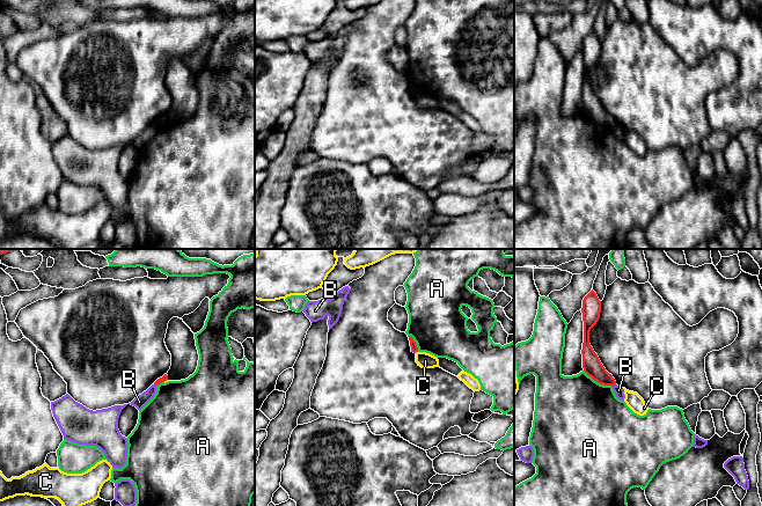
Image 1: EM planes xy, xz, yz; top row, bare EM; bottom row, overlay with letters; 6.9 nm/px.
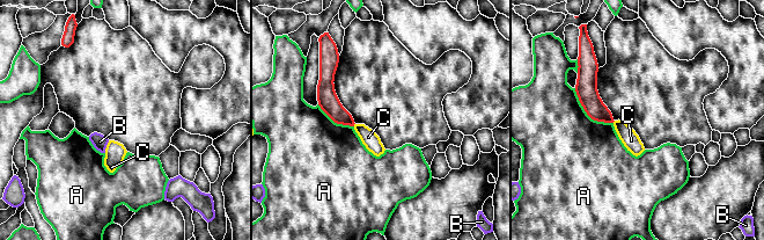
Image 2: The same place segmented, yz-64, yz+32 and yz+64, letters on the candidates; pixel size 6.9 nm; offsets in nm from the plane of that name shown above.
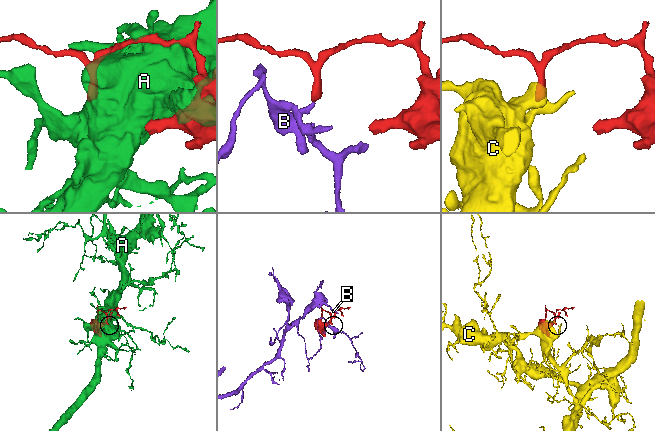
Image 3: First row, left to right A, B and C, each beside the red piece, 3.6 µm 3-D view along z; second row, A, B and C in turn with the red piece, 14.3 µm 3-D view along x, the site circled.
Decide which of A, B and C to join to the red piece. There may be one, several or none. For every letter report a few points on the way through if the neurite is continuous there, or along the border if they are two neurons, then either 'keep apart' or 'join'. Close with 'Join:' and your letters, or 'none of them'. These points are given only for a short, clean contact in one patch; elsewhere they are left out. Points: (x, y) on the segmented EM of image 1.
A: keep apart
B: border along yz (616, 384), (613, 387); keep apart
C: border along xy (167, 379), (163, 381); keep apart
Join: none of them

